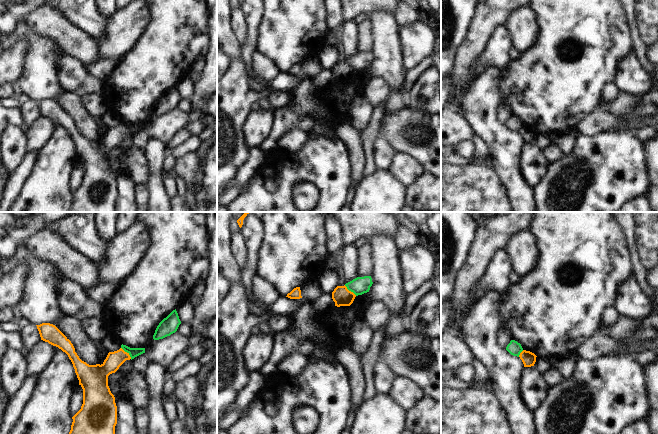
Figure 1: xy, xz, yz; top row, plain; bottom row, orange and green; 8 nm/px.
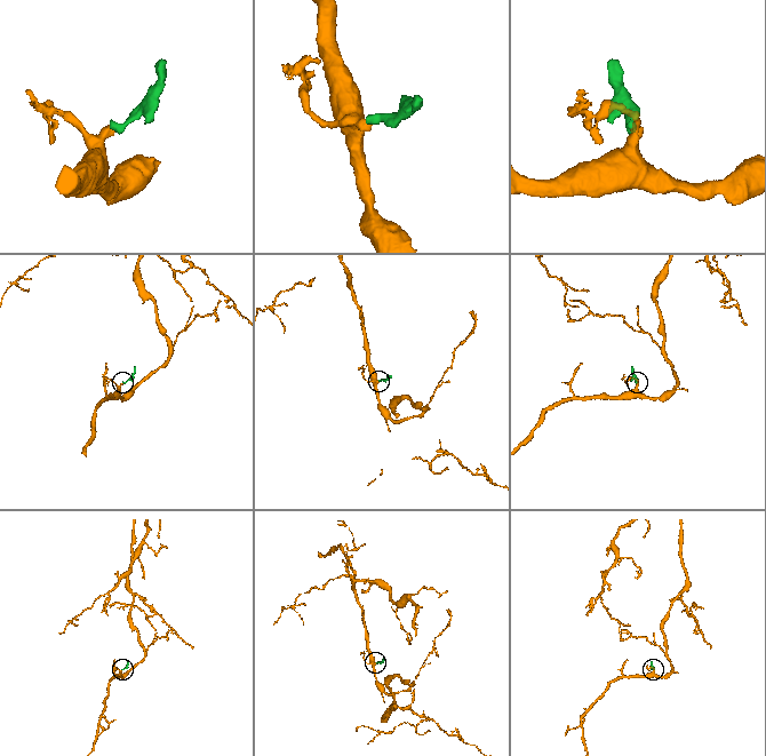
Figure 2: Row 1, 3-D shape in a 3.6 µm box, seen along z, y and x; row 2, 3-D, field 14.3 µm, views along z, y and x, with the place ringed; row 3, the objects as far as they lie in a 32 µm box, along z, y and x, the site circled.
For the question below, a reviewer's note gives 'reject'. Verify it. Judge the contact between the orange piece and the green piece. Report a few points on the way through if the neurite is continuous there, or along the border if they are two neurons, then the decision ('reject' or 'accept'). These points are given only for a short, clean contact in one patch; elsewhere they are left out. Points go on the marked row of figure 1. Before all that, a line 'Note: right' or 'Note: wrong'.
Note: right
border along xy (121, 347), (131, 358); reject

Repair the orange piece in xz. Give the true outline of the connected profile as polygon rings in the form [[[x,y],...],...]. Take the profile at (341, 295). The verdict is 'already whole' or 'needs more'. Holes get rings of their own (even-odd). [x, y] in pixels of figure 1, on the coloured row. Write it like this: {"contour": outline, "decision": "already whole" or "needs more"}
{"contour": [[[337,286],[334,291],[332,292],[332,299],[335,302],[335,306],[350,306],[356,295],[349,291],[347,287],[344,286]]], "decision": "already whole"}

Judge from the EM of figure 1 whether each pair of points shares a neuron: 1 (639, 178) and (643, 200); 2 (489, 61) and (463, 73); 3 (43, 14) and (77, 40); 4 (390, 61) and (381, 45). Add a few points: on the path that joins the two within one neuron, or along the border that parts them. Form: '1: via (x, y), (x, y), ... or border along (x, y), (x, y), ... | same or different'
1: border along (647, 195), (638, 195), (627, 201) | different
2: border along (484, 48), (478, 55), (473, 67), (473, 80) | different
3: via (51, 22), (69, 38) | same
4: via (387, 57), (385, 49) | same

